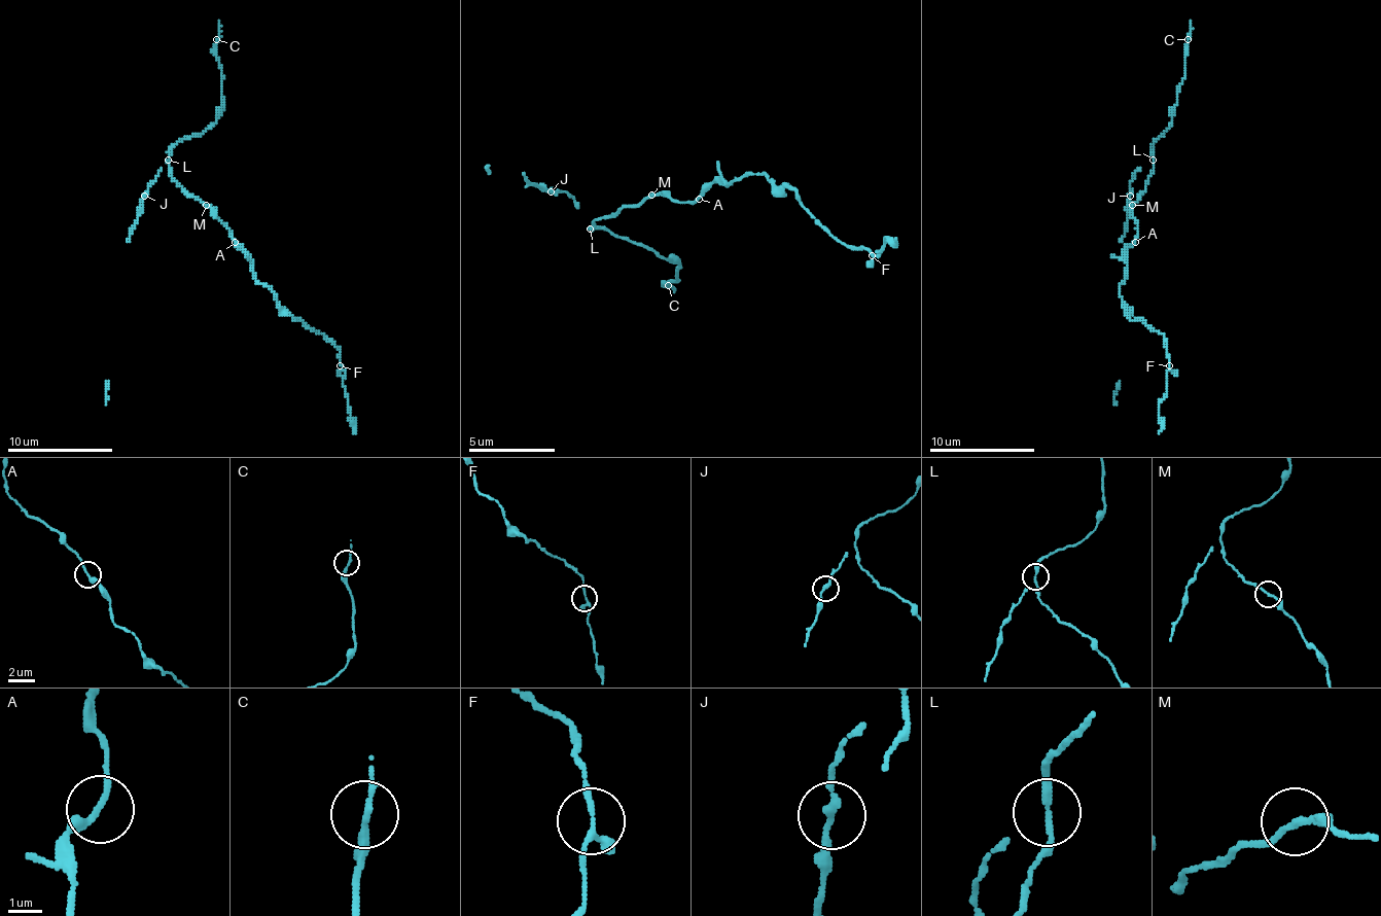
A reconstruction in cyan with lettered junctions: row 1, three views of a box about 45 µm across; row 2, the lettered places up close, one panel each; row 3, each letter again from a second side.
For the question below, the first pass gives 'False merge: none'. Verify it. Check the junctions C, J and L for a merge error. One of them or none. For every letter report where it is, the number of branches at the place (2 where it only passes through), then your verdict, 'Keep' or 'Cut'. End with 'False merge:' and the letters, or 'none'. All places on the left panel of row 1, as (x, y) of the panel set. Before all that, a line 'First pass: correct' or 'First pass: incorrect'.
First pass: incorrect
C: Place: (216, 39). Branches: 2. Keep
J: Place: (144, 196). Branches: 2. Keep
L: Place: (168, 160). Branches: 2. Cut
False merge: L

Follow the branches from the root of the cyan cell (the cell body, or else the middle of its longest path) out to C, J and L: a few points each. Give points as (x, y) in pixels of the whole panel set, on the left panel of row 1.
C: (208, 207), (172, 176), (169, 152), (182, 139), (206, 131), (216, 120), (221, 105), (216, 39)
J: (208, 207), (190, 197), (161, 171), (145, 197)
L: (208, 207), (172, 176), (169, 160)

